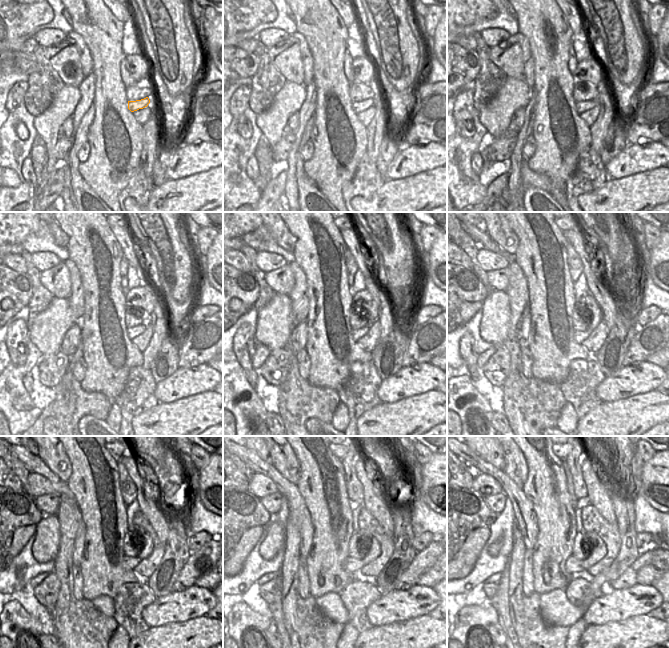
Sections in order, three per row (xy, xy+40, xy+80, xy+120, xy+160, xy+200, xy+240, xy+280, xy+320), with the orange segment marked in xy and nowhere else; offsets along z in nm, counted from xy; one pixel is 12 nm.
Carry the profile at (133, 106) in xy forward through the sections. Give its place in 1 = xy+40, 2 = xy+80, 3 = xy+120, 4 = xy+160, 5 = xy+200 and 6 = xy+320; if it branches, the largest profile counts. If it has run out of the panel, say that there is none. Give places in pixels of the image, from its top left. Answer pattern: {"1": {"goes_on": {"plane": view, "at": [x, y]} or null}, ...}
{"1": {"goes_on": {"plane": "xy+40", "at": [358, 106]}}, "2": {"goes_on": {"plane": "xy+80", "at": [583, 106]}}, "3": {"goes_on": {"plane": "xy+120", "at": [133, 332]}}, "4": {"goes_on": {"plane": "xy+160", "at": [356, 333]}}, "5": {"goes_on": {"plane": "xy+200", "at": [579, 336]}}, "6": {"goes_on": {"plane": "xy+320", "at": [576, 567]}}}

